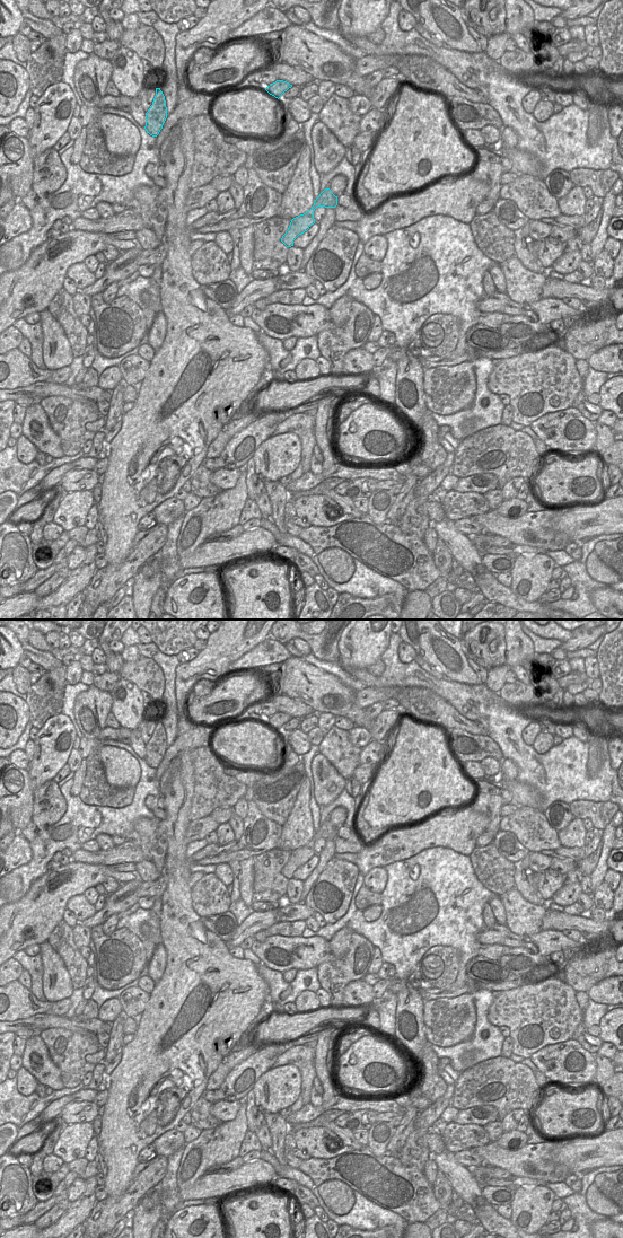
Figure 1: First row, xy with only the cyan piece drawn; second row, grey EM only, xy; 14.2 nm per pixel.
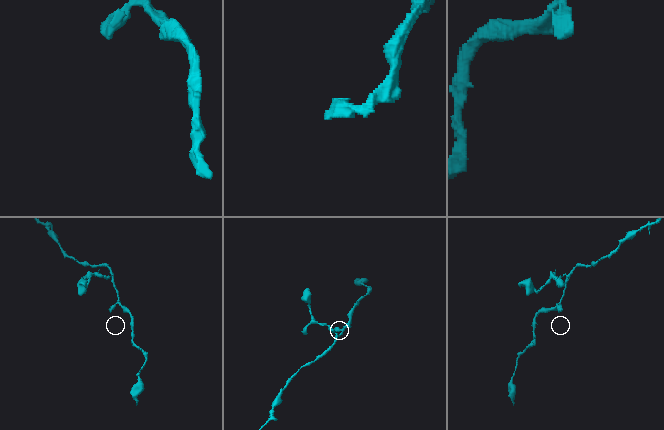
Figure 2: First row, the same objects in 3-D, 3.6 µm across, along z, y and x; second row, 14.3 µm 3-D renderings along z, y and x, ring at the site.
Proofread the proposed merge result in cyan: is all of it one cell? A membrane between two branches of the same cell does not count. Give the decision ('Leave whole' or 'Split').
Leave whole

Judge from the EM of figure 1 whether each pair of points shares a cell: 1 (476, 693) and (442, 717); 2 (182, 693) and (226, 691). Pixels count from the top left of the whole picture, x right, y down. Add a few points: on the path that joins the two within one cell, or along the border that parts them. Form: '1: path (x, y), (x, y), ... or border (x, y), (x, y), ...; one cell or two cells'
1: border (440, 696), (463, 716), (477, 722); two cells
2: border (194, 686), (184, 707), (184, 713), (189, 720); two cells

